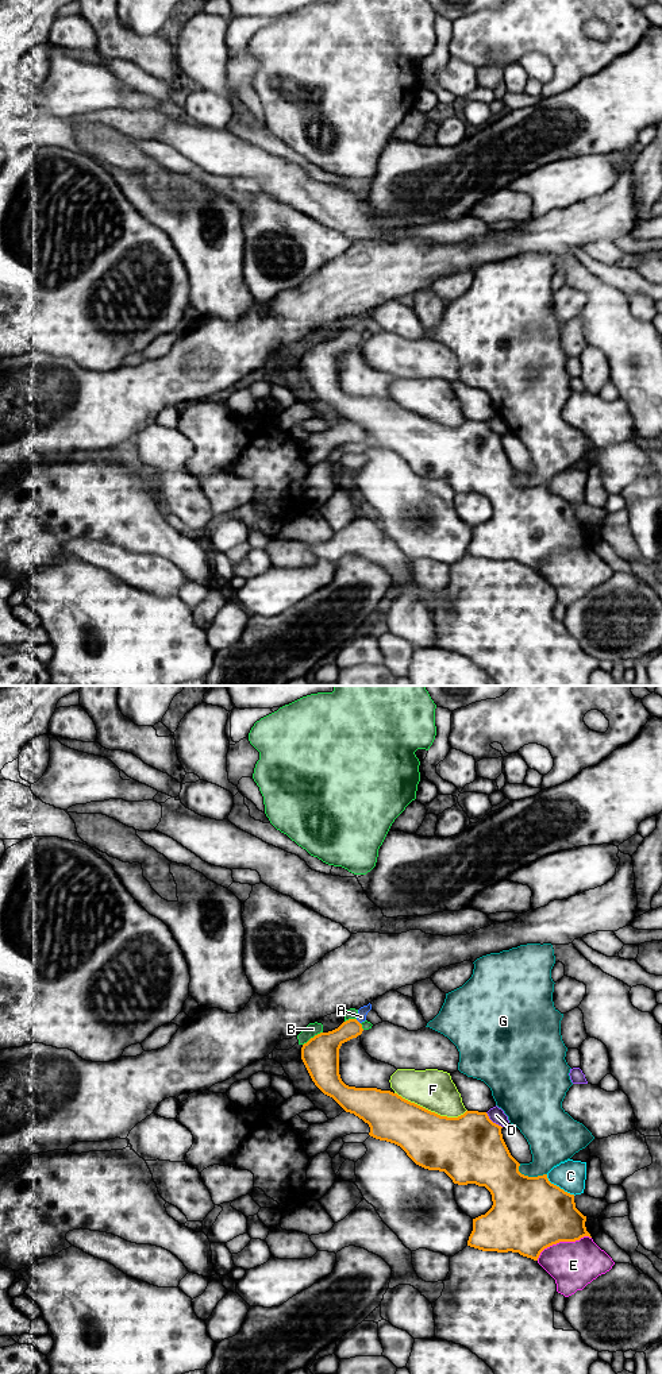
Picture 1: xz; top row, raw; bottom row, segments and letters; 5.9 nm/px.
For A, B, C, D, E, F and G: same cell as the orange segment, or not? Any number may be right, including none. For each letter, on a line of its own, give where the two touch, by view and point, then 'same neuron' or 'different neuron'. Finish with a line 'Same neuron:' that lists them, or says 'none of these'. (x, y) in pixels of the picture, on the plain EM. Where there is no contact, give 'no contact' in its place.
A: contact xz (358, 331); same neuron
B: contact xz (314, 346); different neuron
C: contact xz (558, 496); different neuron
D: contact xz (492, 431); different neuron
E: contact xz (562, 550); different neuron
F: contact xz (430, 420); different neuron
G: contact xz (531, 486); different neuron
Same neuron: A

